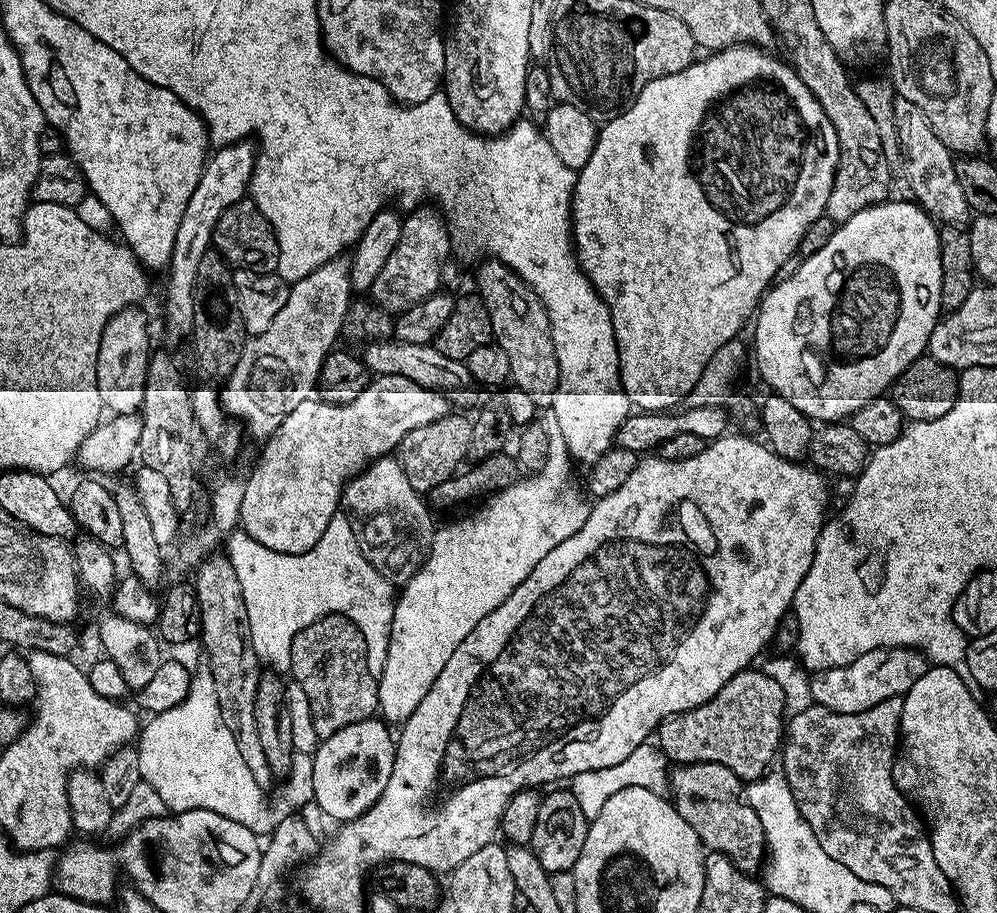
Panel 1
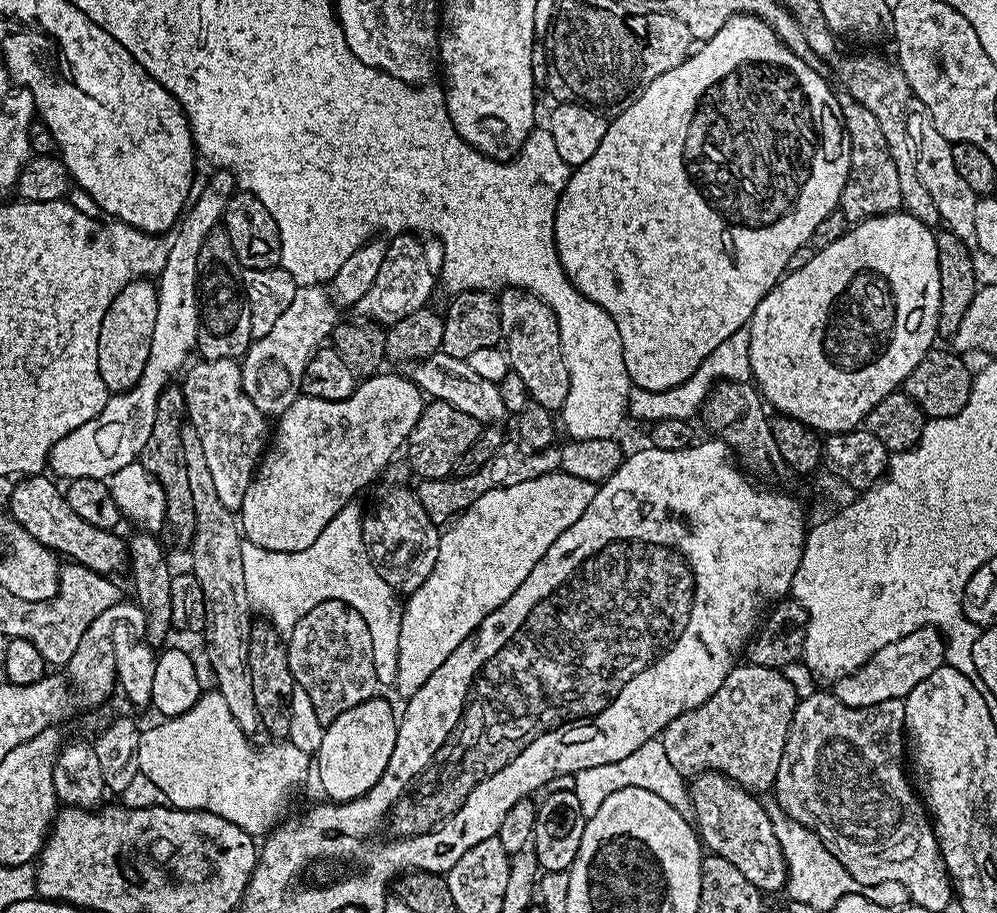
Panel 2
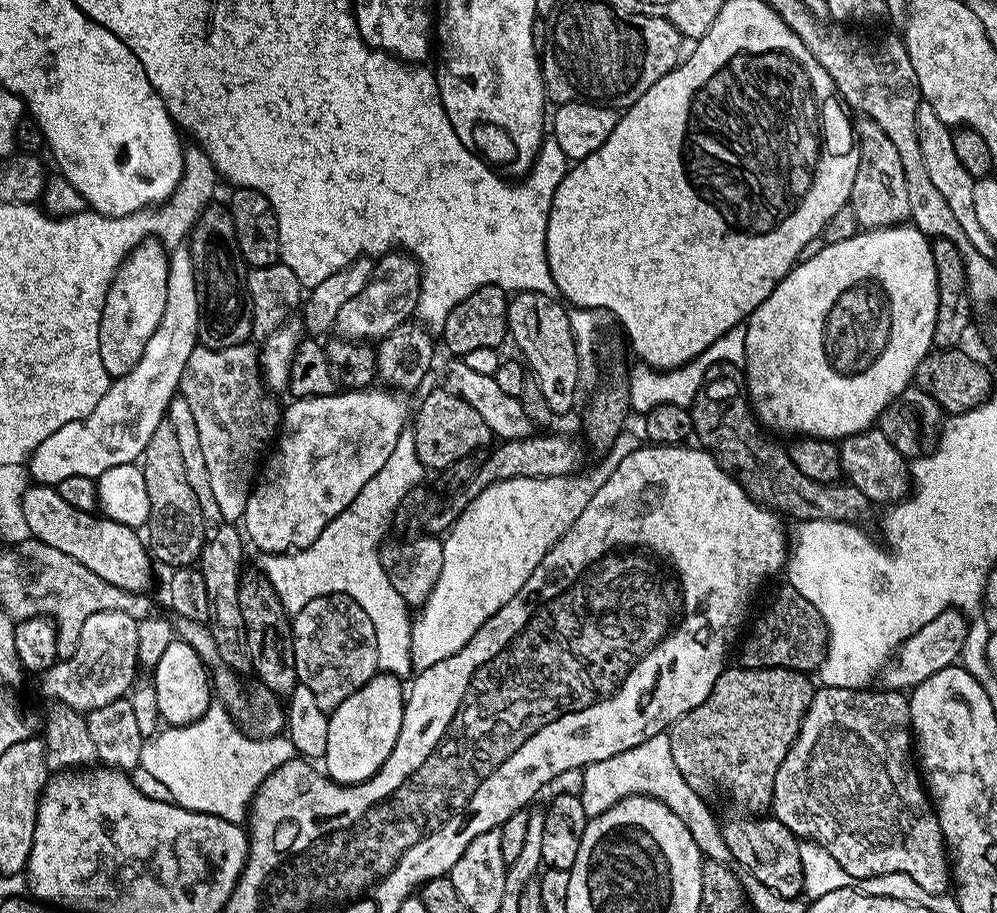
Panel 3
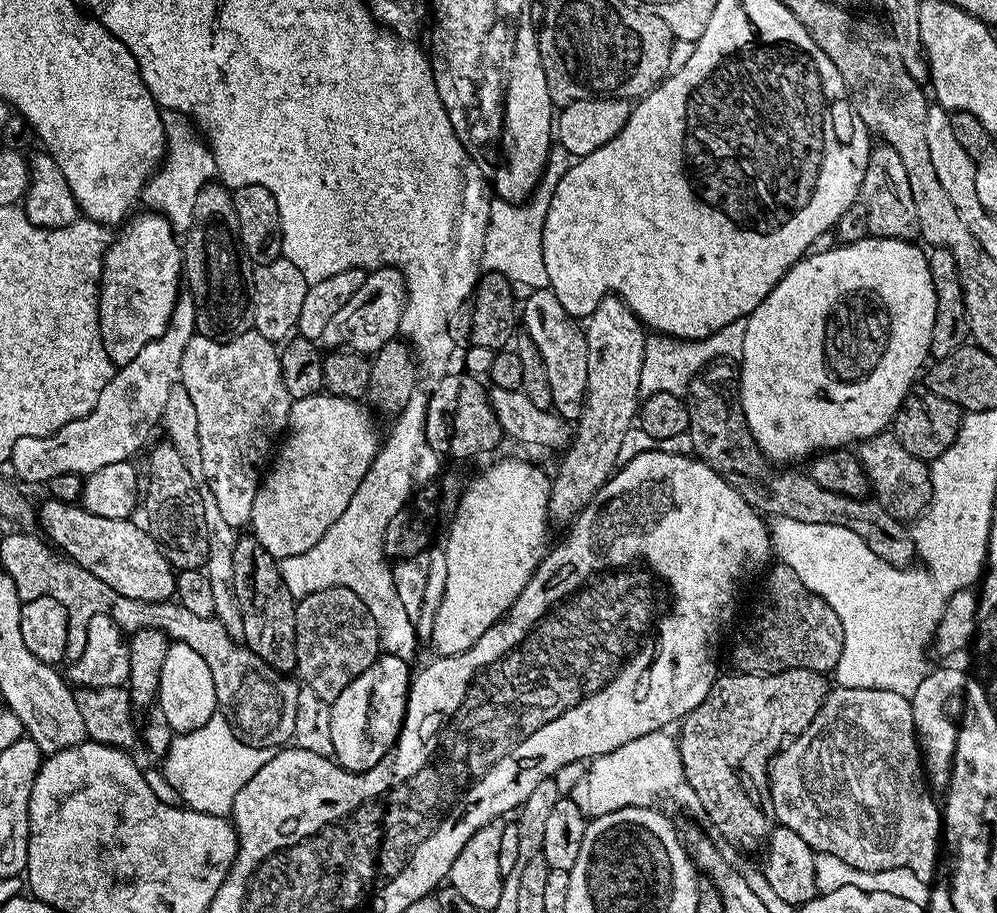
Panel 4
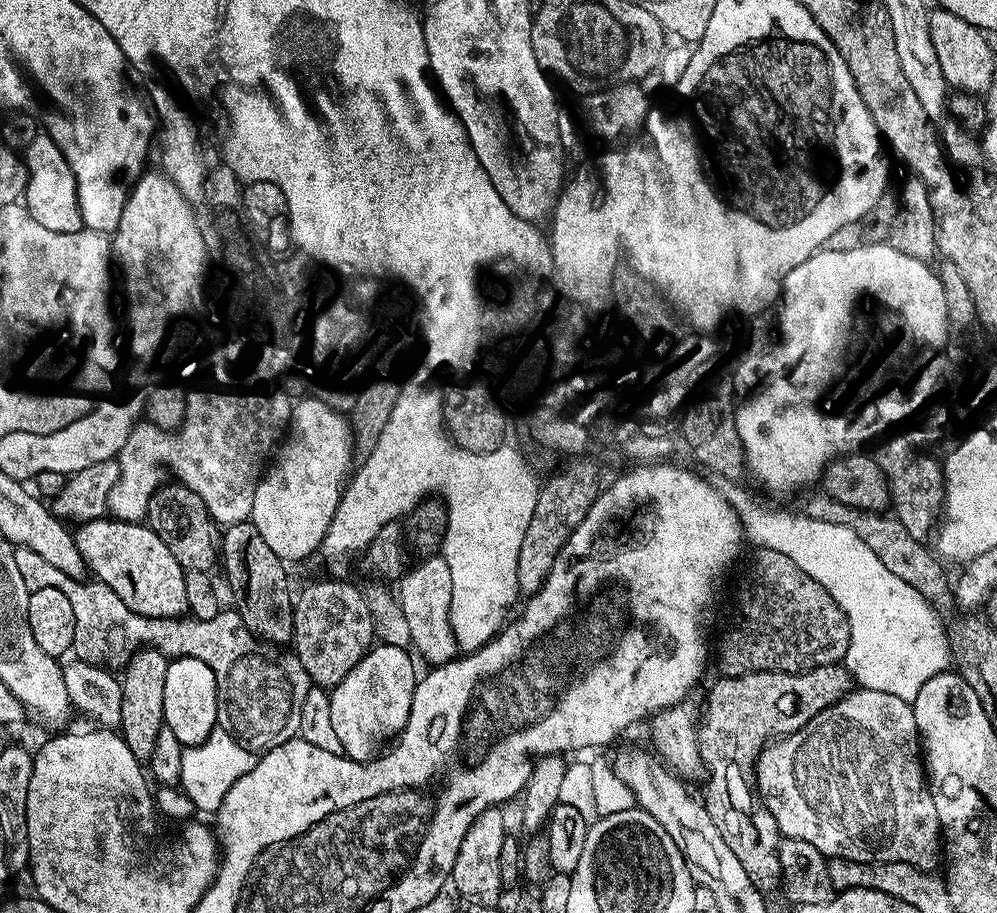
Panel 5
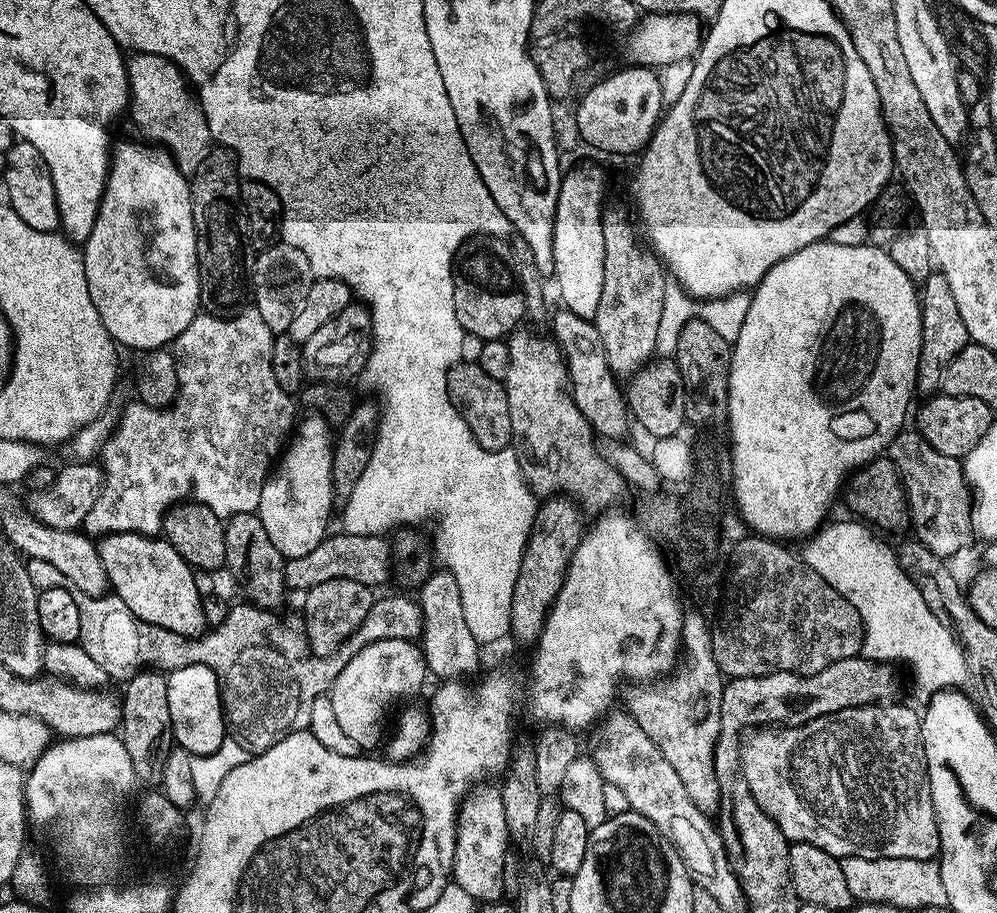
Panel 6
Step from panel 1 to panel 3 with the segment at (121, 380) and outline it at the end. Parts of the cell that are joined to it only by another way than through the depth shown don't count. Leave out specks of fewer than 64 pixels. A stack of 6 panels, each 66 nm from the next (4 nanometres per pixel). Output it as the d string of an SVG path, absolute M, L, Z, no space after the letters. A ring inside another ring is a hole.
M159 242L139 244L121 262L106 294L98 330L98 354L102 354L102 366L109 377L125 376L138 366L138 358L142 358L142 350L146 350L146 342L158 330L162 310L166 310L167 273L168 252Z

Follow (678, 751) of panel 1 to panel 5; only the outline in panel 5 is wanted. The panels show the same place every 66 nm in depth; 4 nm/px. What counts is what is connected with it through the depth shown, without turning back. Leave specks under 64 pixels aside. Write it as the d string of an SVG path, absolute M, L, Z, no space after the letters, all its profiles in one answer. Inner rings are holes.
M840 664L809 672L755 672L721 681L709 690L708 705L698 720L698 746L706 773L702 803L731 853L742 862L750 882L760 892L771 894L780 888L782 835L757 789L756 759L770 738L798 731L822 710L844 699L853 691L854 681ZM724 720L729 720L728 740L724 740Z

